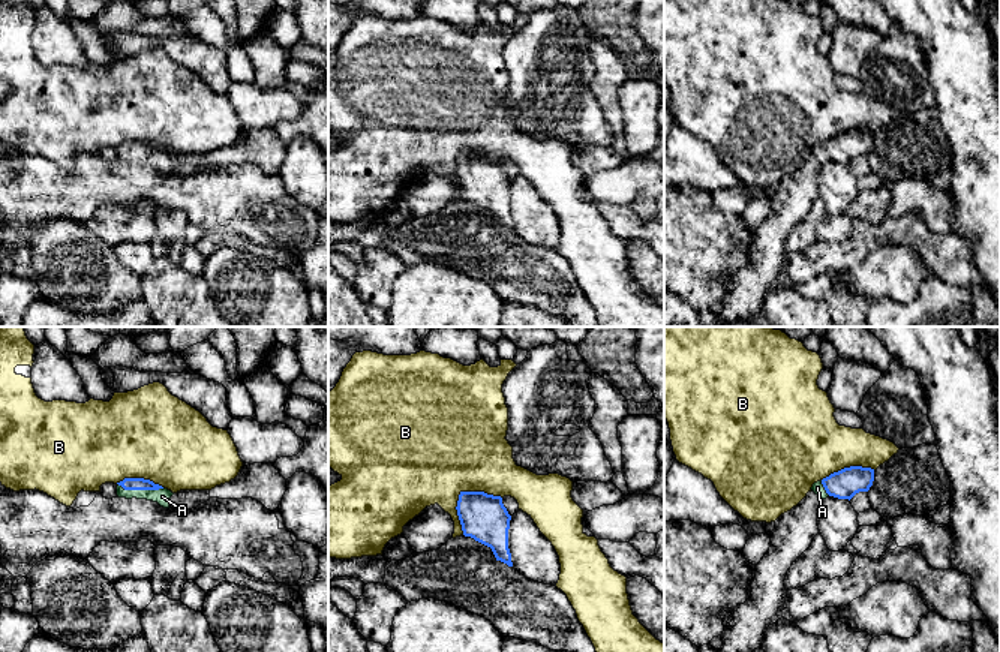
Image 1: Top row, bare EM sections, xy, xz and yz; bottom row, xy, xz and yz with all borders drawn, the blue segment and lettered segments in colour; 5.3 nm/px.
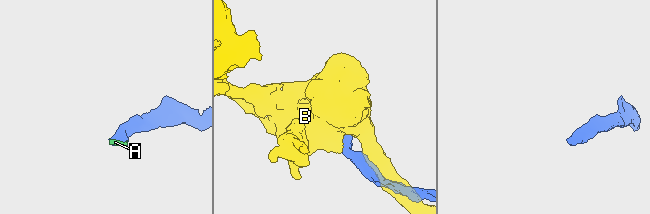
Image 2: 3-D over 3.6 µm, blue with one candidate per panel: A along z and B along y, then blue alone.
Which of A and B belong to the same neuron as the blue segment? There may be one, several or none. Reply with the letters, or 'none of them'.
A

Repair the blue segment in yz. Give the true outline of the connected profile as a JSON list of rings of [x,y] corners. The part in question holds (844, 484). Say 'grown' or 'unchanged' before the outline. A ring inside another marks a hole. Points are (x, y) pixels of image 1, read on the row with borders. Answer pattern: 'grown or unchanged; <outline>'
grown; [[[844,468],[814,483],[796,507],[775,520],[775,529],[769,535],[771,547],[756,565],[751,595],[735,607],[733,619],[721,634],[723,646],[718,652],[753,652],[762,646],[768,627],[783,618],[789,568],[820,532],[817,510],[822,501],[828,496],[850,501],[856,493],[868,492],[873,481],[871,468]]]

